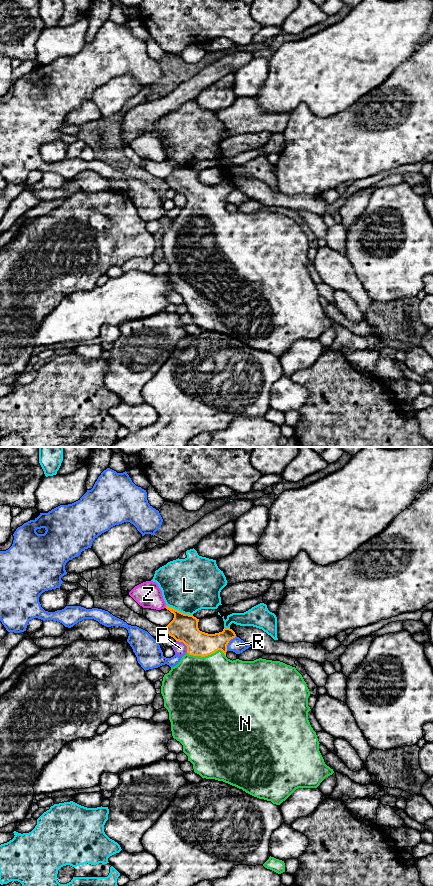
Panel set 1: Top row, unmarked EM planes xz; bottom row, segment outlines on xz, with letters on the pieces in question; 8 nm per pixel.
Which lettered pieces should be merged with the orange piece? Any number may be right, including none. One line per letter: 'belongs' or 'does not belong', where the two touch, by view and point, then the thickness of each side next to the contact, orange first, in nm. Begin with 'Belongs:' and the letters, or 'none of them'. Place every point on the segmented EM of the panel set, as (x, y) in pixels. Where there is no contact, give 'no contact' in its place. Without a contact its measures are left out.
Belongs: N
F: does not belong; meets orange in xz at (184, 643); 220 nm thick on the orange side, 100 nm on the other
L: does not belong; meets orange in xz at (179, 611); 220 nm thick on the orange side, 440 nm on the other
N: belongs; meets orange in xz at (207, 655); 200 nm thick on the orange side, 480 nm on the other
R: does not belong; meets orange in xz at (228, 642); 200 nm thick on the orange side, 120 nm on the other
Z: does not belong; meets orange in xz at (166, 606); 220 nm thick on the orange side, 200 nm on the other

